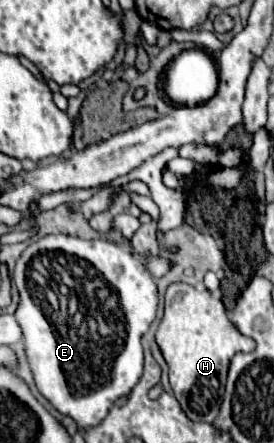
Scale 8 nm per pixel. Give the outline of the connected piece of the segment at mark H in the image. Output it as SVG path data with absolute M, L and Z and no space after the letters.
M173 283L167 289L165 315L163 315L159 329L157 329L157 343L163 351L165 361L169 363L169 379L171 379L171 387L173 387L177 401L181 403L183 411L187 413L187 417L191 421L205 421L205 423L213 423L215 417L219 415L231 357L239 351L253 351L255 349L255 341L251 341L251 337L243 337L235 329L235 325L231 325L231 319L227 317L227 309L221 299L215 299L211 295L211 291L207 291L207 289L197 289L187 283Z

